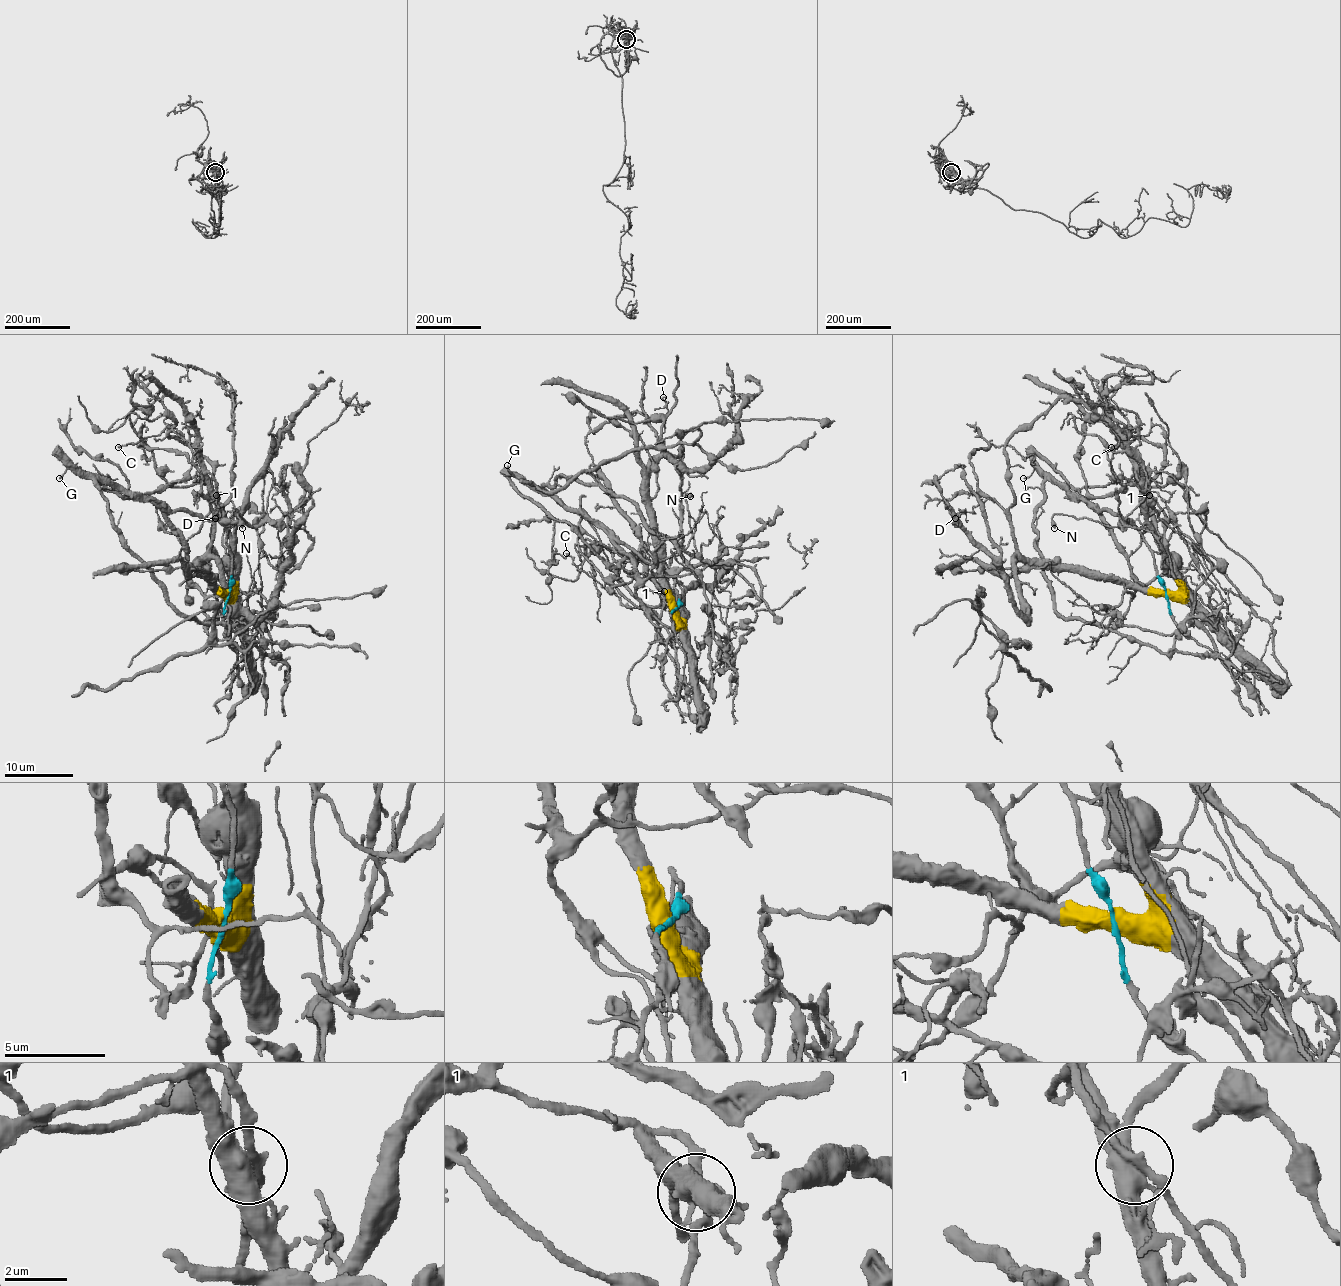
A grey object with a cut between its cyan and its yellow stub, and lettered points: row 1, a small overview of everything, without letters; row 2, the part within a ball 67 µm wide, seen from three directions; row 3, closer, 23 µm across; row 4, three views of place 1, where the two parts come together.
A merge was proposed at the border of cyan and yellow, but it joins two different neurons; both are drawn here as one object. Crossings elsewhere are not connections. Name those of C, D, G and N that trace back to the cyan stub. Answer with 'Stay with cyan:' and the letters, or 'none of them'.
Stay with cyan: G, N

